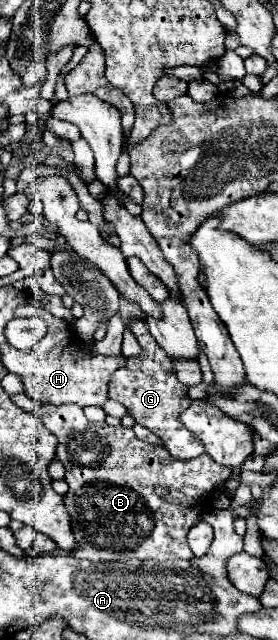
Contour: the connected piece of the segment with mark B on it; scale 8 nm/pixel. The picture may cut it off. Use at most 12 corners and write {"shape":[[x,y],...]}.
{"shape":[[39,405],[87,561],[193,559],[231,469]]}

